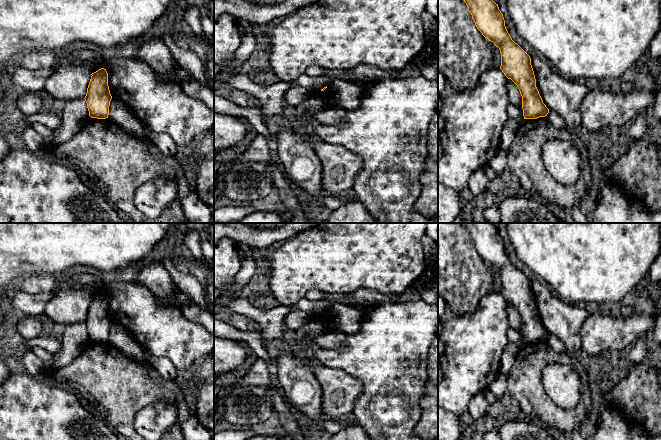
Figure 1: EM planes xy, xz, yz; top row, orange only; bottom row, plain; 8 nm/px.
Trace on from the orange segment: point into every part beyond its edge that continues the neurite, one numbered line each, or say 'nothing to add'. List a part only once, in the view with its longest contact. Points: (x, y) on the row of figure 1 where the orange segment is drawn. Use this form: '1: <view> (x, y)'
nothing to add

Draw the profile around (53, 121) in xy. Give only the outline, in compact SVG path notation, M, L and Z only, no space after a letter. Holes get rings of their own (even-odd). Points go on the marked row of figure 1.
M42 110L36 114L25 116L26 122L31 126L39 122L52 129L53 131L59 128L62 124L60 115L54 114L49 110Z

